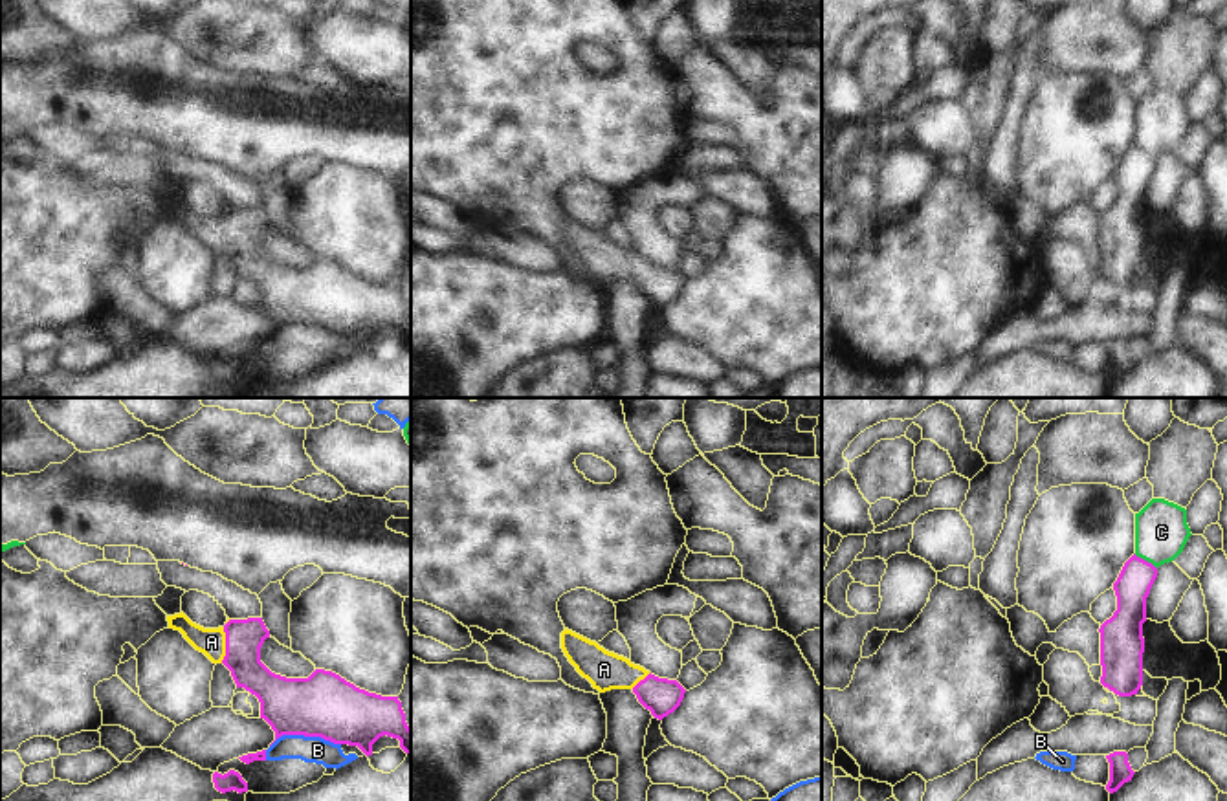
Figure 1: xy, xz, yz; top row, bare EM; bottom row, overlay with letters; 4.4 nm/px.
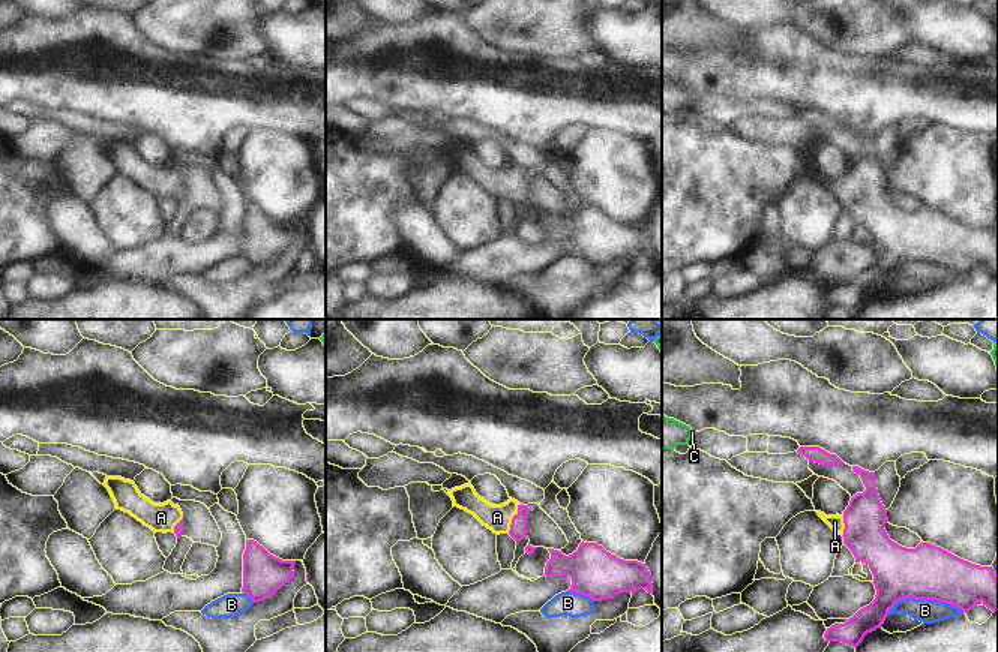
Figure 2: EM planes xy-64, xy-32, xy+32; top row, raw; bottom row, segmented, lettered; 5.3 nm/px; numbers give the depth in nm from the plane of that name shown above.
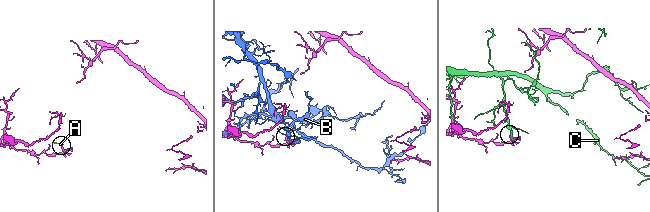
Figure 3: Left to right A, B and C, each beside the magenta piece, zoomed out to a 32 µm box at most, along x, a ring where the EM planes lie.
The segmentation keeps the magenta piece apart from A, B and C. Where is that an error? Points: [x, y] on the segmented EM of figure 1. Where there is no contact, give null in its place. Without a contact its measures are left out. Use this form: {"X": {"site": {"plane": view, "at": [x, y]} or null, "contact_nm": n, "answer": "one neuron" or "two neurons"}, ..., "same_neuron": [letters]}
{"A": {"site": {"plane": "xy", "at": [226, 646]}, "contact_nm": 160, "answer": "one neuron"}, "B": {"site": {"plane": "xy", "at": [305, 735]}, "contact_nm": 320, "answer": "two neurons"}, "C": {"site": {"plane": "yz", "at": [1143, 559]}, "contact_nm": 120, "answer": "two neurons"}, "same_neuron": ["A"]}

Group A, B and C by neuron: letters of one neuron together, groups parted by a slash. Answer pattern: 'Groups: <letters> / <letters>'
Groups: A / B / C.

